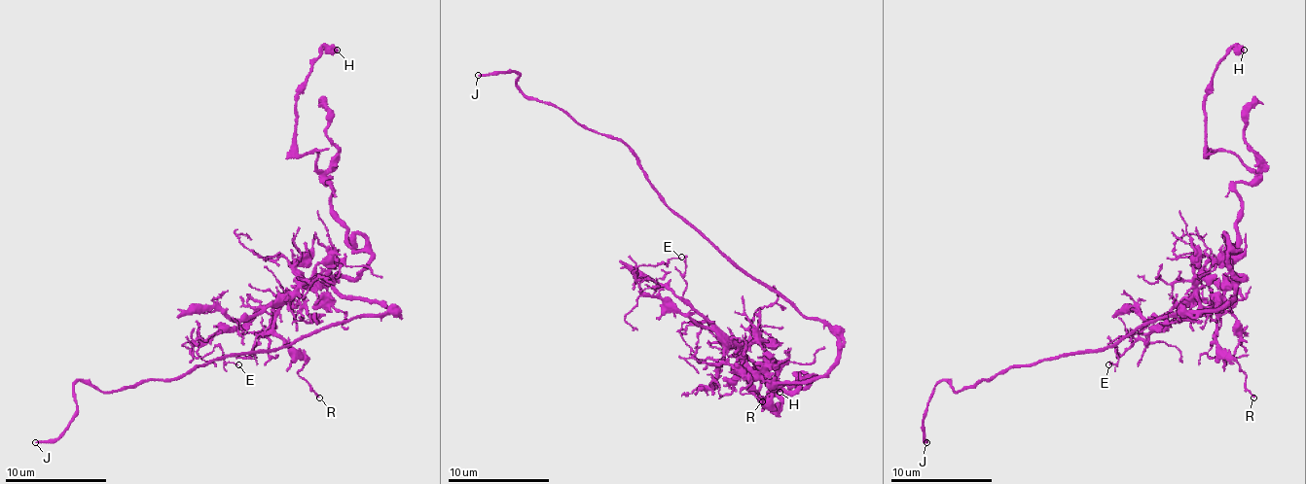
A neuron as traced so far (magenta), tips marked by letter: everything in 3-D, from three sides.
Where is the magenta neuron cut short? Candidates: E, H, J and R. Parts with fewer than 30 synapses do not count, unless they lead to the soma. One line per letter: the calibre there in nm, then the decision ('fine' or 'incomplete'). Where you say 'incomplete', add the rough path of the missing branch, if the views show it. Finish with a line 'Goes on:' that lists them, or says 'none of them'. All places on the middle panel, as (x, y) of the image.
E: 90 nm thick; fine
H: 550 nm thick; fine
J: 170 nm thick; incomplete
R: 130 nm thick; fine
Goes on: J

